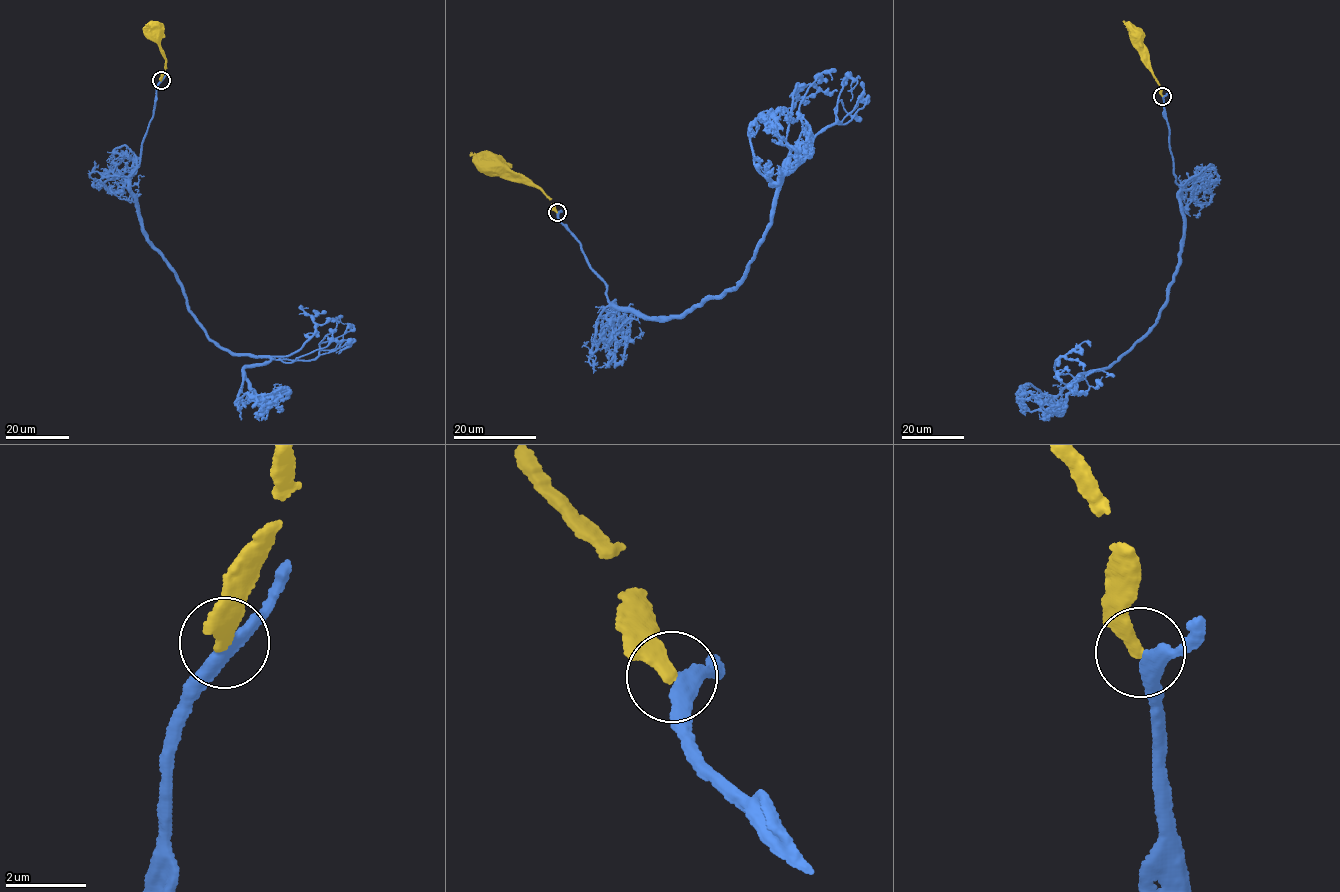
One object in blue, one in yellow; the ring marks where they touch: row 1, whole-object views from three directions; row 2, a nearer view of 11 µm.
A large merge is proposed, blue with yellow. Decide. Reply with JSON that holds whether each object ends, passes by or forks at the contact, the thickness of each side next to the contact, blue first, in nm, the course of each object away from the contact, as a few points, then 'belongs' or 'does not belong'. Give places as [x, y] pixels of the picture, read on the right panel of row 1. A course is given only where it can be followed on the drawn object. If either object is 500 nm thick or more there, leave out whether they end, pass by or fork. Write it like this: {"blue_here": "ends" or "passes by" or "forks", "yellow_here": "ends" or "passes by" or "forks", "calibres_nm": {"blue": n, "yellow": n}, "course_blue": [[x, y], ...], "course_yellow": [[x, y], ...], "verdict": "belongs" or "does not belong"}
{"blue_here": "passes by", "yellow_here": "ends", "calibres_nm": {"blue": 340, "yellow": 360}, "course_blue": [[1162, 95], [1183, 220], [1168, 300], [1117, 360], [1080, 374], [1062, 408], [1025, 408], [1025, 398], [1043, 397]], "course_yellow": [[1162, 95], [1147, 51], [1142, 45], [1142, 31], [1137, 29], [1136, 32]], "verdict": "does not belong"}

